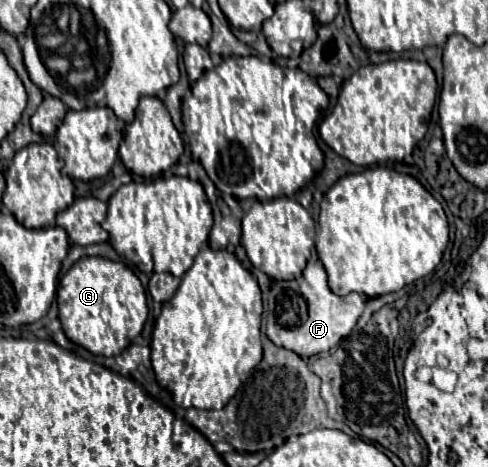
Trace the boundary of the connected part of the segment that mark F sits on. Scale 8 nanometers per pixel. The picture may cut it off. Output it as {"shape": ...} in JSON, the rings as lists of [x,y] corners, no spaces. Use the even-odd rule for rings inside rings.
{"shape":[[[308,260],[300,280],[300,294],[306,300],[306,312],[296,314],[296,312],[284,310],[278,314],[276,312],[268,314],[266,334],[276,346],[288,348],[302,358],[310,358],[314,354],[328,352],[330,348],[334,348],[344,336],[348,336],[354,330],[354,326],[364,310],[364,300],[358,292],[352,292],[348,296],[336,296],[330,290],[326,270],[320,260]],[[310,306],[314,306],[314,308],[310,308]]]}

